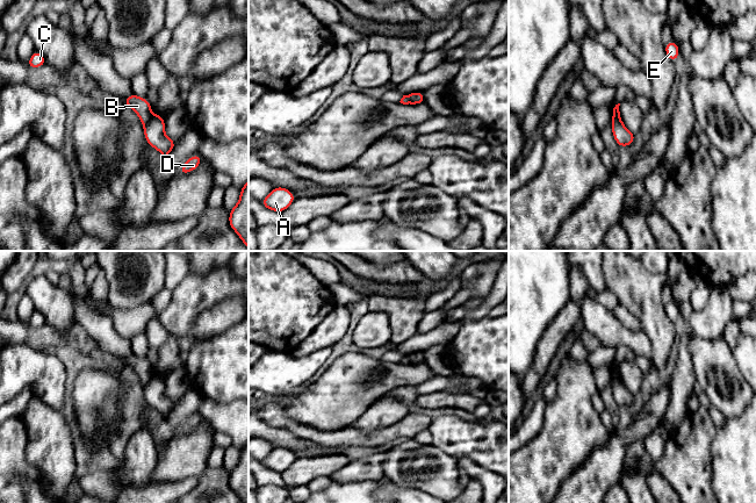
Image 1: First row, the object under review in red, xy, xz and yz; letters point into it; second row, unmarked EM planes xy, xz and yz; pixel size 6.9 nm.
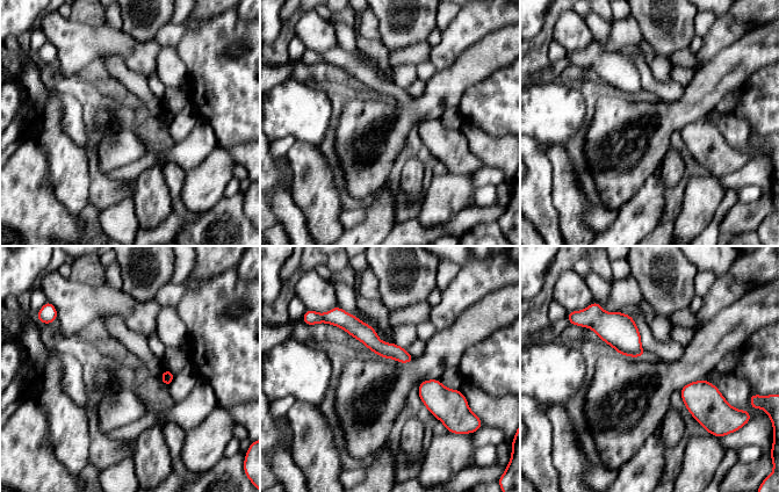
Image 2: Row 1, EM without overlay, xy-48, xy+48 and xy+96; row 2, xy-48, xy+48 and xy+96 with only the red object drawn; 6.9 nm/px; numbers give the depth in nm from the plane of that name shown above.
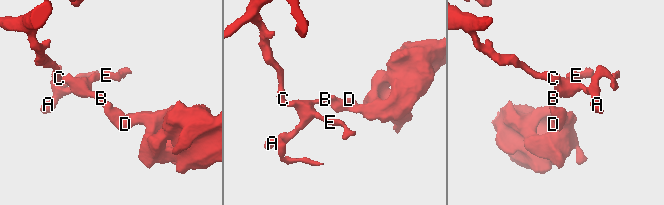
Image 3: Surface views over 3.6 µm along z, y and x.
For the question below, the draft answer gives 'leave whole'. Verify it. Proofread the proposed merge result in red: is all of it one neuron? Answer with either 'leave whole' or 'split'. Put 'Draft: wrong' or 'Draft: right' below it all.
split
Draft: wrong

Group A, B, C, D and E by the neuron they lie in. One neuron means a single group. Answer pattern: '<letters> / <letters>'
A B C E / D

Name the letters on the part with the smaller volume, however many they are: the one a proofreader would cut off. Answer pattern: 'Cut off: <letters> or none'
Cut off: D

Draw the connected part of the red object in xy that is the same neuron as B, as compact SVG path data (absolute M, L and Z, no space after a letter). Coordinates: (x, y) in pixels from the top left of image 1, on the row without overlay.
M131 354L125 360L123 360L123 362L139 376L143 387L145 387L145 385L151 379L151 364L149 360Z

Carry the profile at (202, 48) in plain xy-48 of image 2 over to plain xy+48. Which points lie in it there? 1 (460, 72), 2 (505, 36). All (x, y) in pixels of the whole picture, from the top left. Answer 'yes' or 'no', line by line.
1: no
2: no

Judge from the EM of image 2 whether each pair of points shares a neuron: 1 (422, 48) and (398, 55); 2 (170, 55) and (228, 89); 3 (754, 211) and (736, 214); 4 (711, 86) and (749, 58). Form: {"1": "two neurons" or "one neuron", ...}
{"1": "one neuron", "2": "two neurons", "3": "one neuron", "4": "one neuron"}

